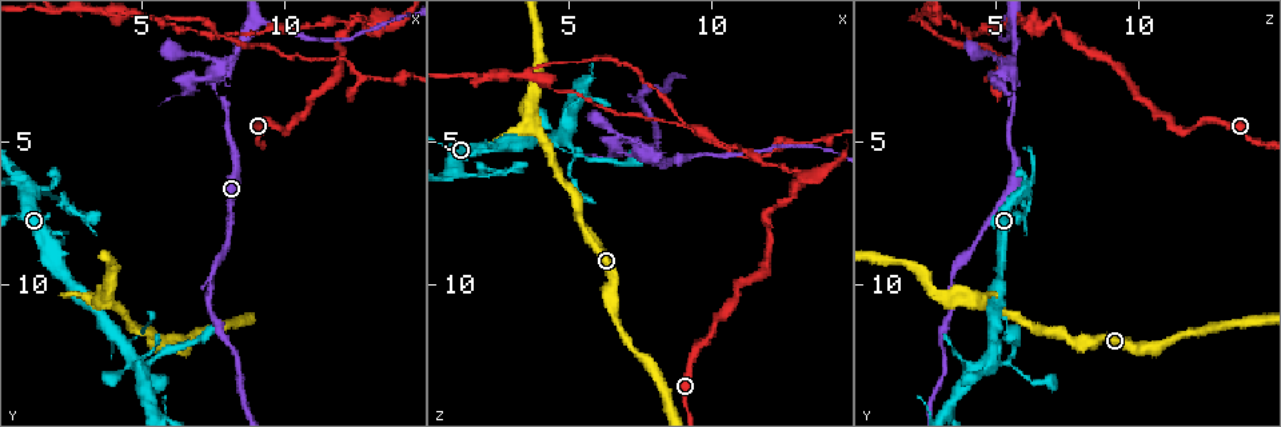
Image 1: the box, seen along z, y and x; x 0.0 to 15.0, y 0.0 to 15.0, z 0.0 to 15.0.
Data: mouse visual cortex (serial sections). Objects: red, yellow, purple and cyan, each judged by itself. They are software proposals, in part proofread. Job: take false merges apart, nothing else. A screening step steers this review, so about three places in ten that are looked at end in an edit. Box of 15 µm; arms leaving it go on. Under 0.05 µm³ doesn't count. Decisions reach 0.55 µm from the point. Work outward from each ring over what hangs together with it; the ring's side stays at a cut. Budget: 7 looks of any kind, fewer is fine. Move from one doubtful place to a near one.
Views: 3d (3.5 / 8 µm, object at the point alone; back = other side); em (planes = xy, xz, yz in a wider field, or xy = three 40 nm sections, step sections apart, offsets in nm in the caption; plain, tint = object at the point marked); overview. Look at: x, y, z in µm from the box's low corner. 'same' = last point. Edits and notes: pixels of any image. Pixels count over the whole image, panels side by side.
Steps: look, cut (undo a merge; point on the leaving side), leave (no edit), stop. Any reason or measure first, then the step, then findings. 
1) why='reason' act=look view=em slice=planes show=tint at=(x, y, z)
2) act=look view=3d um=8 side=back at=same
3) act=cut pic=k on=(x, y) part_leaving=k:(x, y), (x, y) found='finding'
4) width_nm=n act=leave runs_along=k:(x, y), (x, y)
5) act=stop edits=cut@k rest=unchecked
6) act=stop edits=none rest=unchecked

why='a narrow waist' act=look view=3d um=3.5 at=(6.9, 2.9, 4.9)

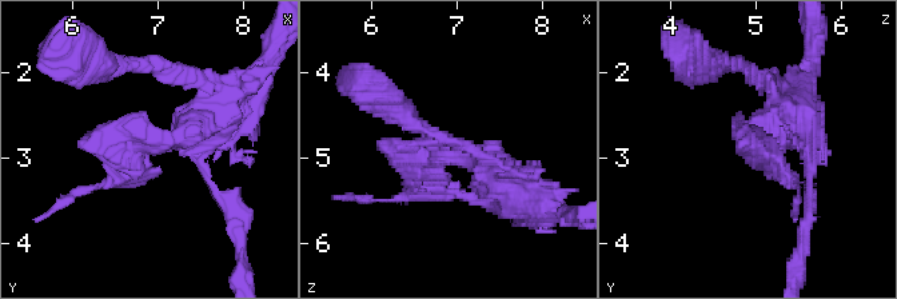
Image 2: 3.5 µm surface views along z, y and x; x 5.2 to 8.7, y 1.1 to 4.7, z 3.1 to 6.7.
act=cut pic=2 on=(784, 176) found='a second cell is stuck on'

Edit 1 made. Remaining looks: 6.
why='branch point' act=look view=3d um=8 at=(8.7, 1.0, 5.5)

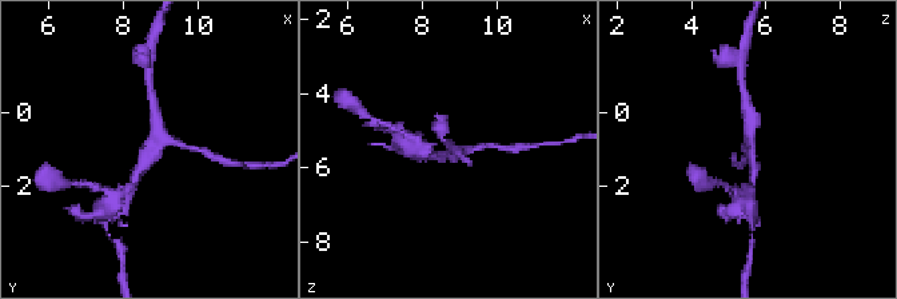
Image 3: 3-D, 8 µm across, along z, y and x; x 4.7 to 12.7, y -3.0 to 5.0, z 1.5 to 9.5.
why='now the EM' act=look view=em slice=xy step=1 show=tint at=(8.9, 1.1, 5.5)

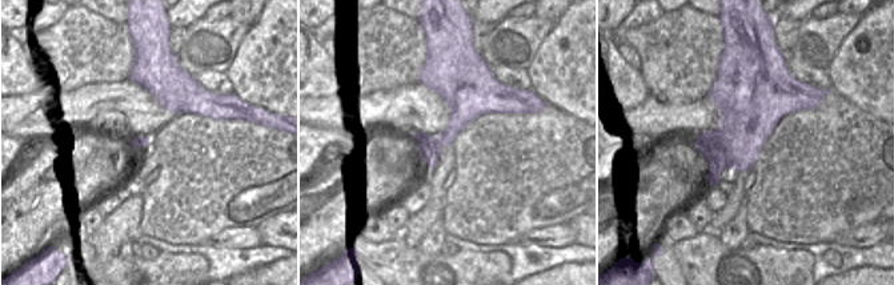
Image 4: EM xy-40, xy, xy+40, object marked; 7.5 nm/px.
arm_widths_nm=150,200,300 act=leave runs_along=3:(134, 186), (162, 144), (186, 147) found='one cell here'

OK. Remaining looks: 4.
why='narrows sharply' act=look view=3d um=3.5 at=(2.0, 7.0, 6.3)

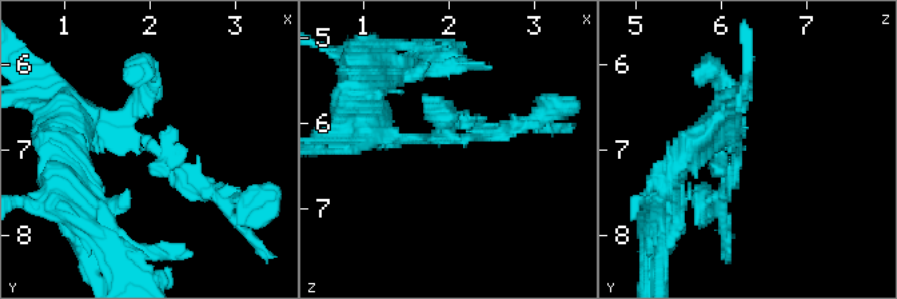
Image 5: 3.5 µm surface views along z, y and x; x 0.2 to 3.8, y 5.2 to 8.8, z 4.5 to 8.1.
why='shape alone is not enough' act=look view=em slice=planes show=tint at=(2.05, 6.95, 6.20)

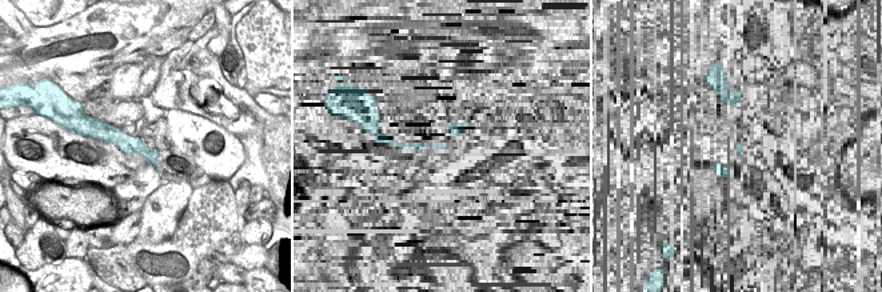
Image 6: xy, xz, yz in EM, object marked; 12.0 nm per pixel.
why='cut it another way' act=look view=em slice=xy step=5 show=tint at=same

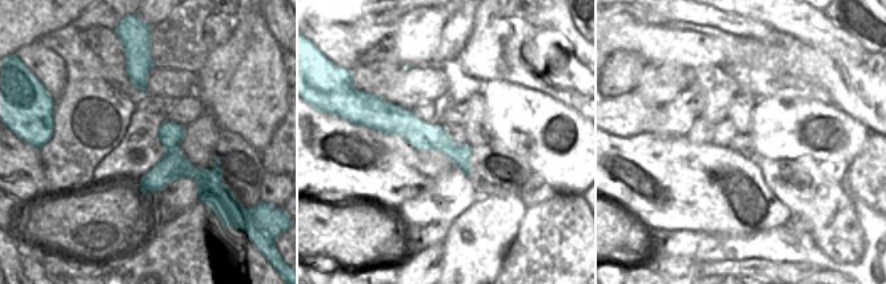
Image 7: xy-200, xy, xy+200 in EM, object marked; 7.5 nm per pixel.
act=leave runs_along=5:(75, 119), (132, 127), (222, 200) found='all the same cell'

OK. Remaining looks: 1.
act=stop edits=cut@2 rest=unchecked

